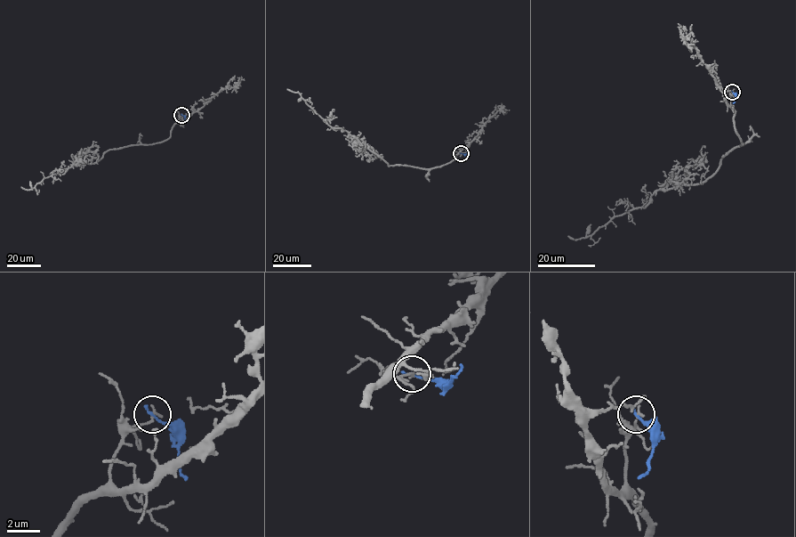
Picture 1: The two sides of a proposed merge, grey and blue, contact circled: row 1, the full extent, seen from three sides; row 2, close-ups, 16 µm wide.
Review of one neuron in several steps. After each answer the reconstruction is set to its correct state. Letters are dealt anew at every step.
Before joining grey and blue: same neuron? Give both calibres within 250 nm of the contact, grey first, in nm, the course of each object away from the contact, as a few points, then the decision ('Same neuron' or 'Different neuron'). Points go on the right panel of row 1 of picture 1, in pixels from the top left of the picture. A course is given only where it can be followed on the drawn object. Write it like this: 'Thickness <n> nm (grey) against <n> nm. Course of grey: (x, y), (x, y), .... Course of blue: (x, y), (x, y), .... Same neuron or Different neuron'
Thickness 170 nm (grey) against 160 nm. Course of grey: (732, 92), (742, 144), (721, 157), (719, 169), (702, 183), (658, 190), (646, 206), (590, 235), (567, 236). Course of blue: (732, 92), (735, 96), (733, 103). Different neuron

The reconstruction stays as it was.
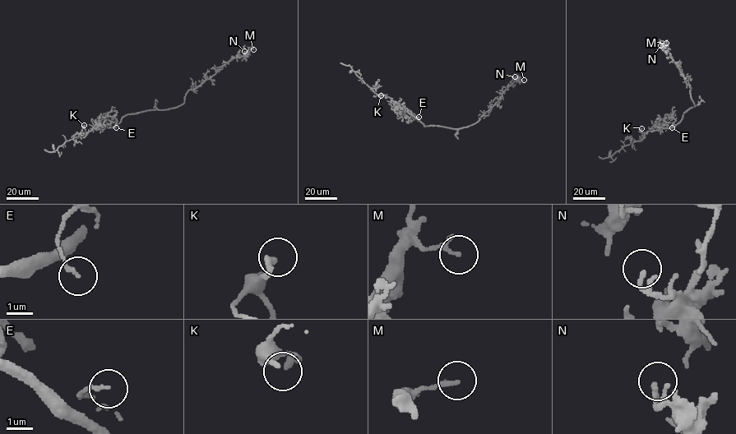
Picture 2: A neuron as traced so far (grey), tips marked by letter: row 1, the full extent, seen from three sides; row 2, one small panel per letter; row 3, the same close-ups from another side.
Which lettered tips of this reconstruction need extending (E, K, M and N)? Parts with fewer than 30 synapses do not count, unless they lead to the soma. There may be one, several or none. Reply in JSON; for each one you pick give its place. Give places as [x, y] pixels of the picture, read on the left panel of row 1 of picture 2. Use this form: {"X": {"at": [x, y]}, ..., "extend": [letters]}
{"extend": []}

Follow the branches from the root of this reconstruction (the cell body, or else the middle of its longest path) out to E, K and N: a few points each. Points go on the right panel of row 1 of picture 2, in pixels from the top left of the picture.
E: (687, 111), (682, 120), (673, 126), (663, 127), (666, 122), (664, 119), (673, 117), (672, 127)
K: (687, 111), (682, 120), (673, 126), (648, 131), (641, 140), (641, 128)
N: (687, 111), (696, 105), (691, 88), (668, 53), (660, 45)

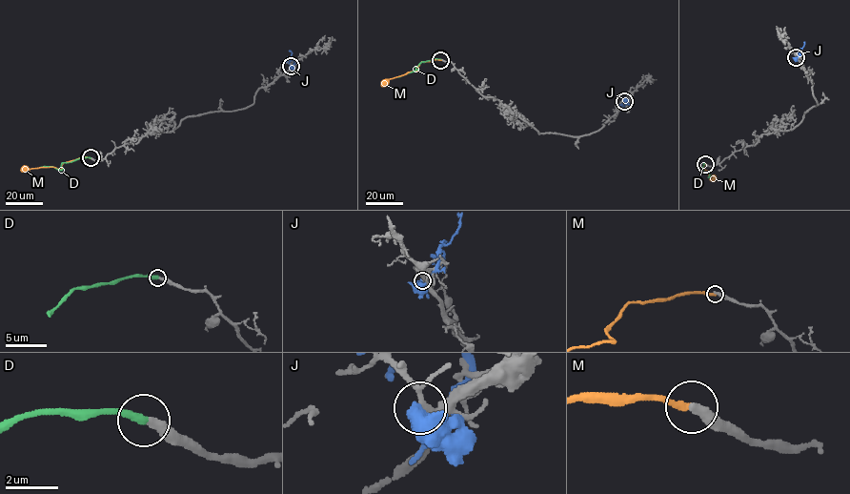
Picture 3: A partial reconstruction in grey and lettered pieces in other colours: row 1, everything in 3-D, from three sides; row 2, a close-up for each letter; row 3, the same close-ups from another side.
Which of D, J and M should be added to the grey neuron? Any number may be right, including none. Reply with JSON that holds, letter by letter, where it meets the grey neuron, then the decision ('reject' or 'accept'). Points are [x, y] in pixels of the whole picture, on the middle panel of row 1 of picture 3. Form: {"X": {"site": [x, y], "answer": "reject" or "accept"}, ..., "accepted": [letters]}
{"D": {"site": [440, 59], "answer": "accept"}, "J": {"site": [624, 101], "answer": "reject"}, "M": {"site": [440, 60], "answer": "reject"}, "accepted": ["D"]}

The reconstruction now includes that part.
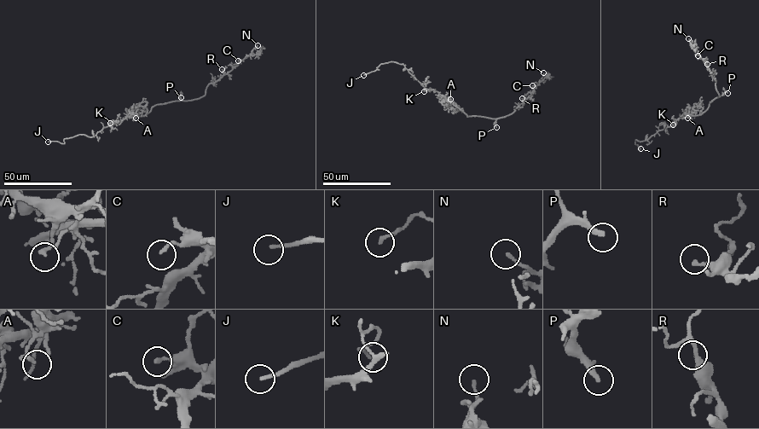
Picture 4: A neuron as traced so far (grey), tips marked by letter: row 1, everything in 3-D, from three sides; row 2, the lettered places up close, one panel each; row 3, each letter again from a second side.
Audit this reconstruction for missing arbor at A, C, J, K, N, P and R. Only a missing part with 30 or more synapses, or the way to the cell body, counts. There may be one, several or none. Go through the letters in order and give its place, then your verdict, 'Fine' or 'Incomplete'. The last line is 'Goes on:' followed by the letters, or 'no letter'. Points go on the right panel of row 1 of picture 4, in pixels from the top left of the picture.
A: Place: (687, 118). Fine
C: Place: (698, 55). Fine
J: Place: (640, 148). Incomplete
K: Place: (673, 124). Fine
N: Place: (688, 38). Fine
P: Place: (727, 93). Incomplete
R: Place: (707, 64). Fine
Goes on: J, P

